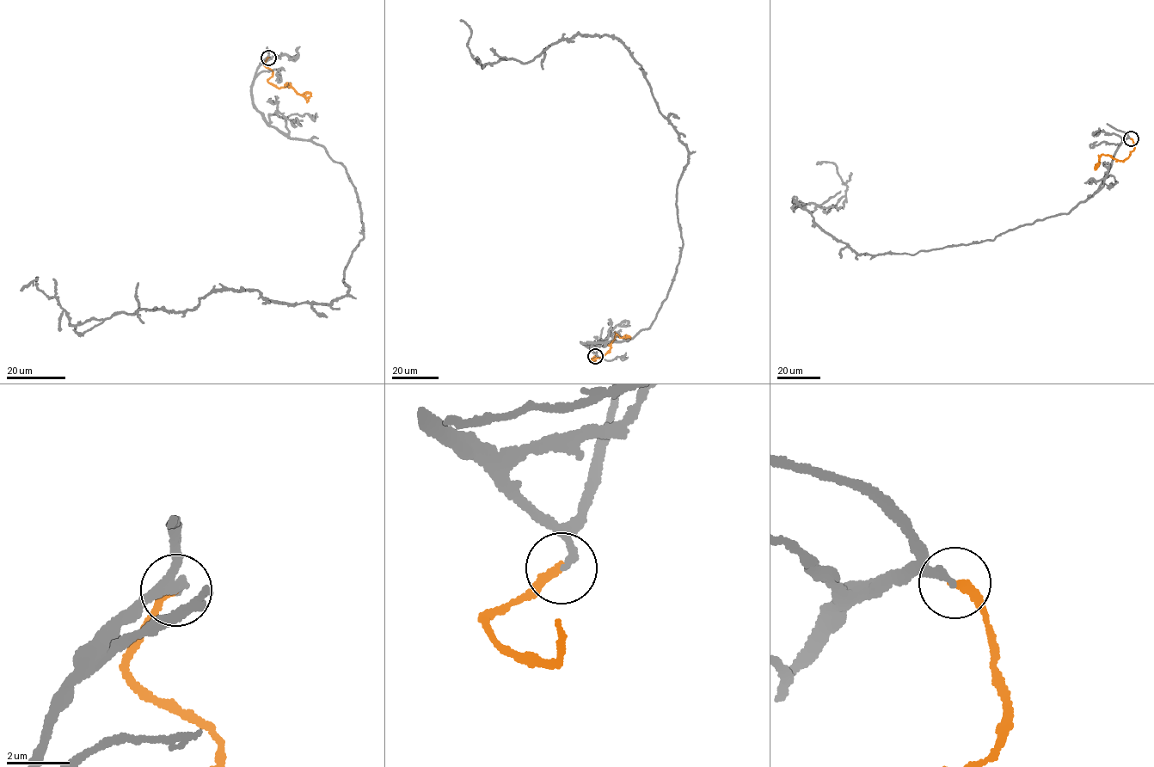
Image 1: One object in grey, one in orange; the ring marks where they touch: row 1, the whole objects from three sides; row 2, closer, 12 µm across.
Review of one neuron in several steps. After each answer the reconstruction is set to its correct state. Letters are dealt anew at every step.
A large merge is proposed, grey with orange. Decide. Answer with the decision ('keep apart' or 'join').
join

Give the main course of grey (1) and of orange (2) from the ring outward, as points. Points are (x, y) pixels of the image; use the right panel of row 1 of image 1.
1: (1131, 138), (1069, 213), (913, 254), (856, 254), (794, 199), (793, 209), (844, 205), (837, 166), (816, 164)
2: (1131, 138), (1134, 146), (1128, 157), (1123, 162), (1102, 154), (1095, 166), (1096, 168)

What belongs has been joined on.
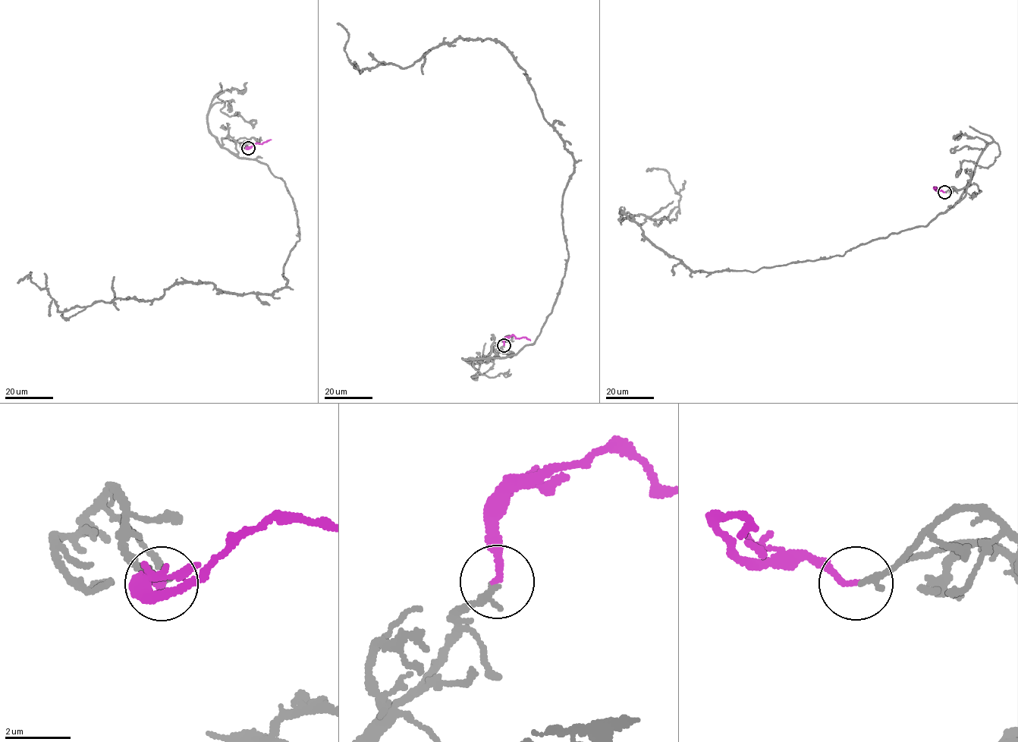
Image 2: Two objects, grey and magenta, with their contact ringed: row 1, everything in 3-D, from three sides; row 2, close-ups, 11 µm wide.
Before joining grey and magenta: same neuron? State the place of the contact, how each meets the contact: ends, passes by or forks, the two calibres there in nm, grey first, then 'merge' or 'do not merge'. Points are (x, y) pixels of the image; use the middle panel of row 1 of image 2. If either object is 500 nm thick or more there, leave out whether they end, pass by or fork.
(504, 345) | grey ends | magenta ends | 200/180 nm | merge

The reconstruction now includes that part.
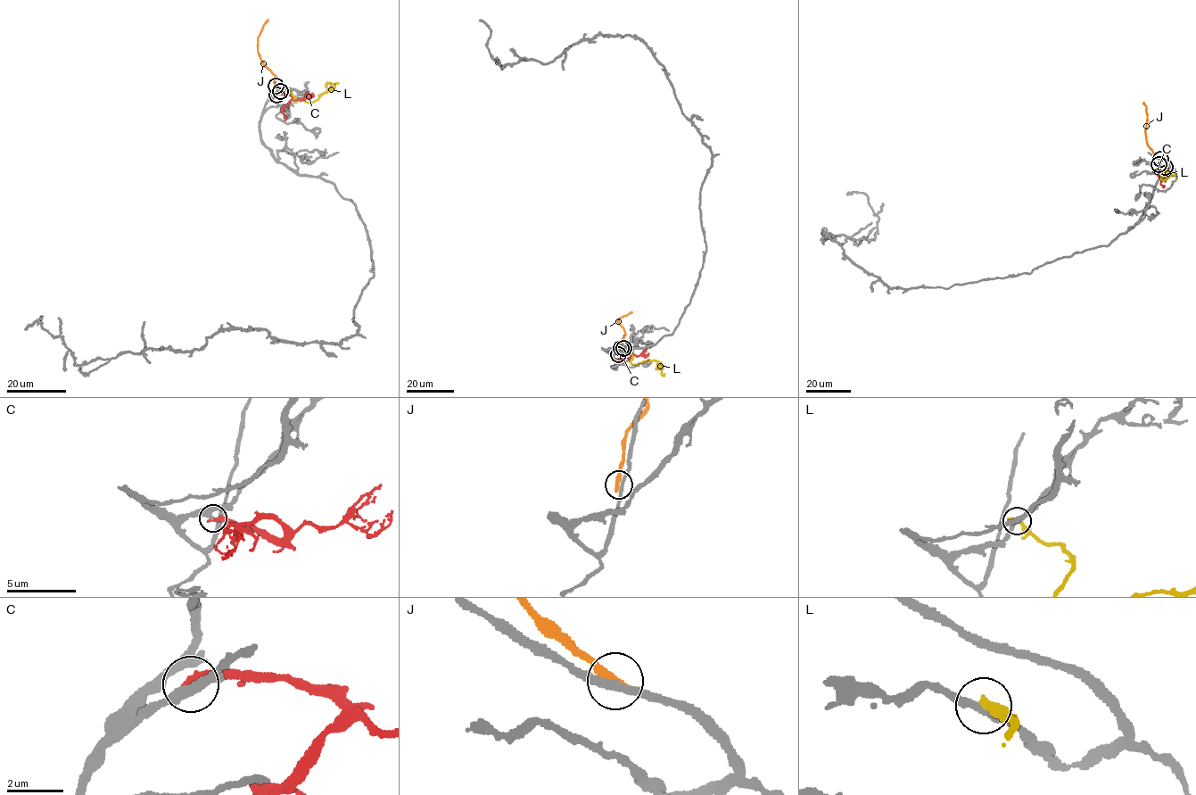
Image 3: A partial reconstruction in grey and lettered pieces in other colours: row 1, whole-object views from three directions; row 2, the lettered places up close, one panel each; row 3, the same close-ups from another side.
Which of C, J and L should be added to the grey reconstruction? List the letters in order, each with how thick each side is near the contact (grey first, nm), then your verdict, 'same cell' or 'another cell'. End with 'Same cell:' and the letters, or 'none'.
C: 280 nm thick on the grey side, 320 nm on the other; another cell
J: 240 nm thick on the grey side, 340 nm on the other; another cell
L: 260 nm thick on the grey side, 400 nm on the other; another cell
Same cell: none

